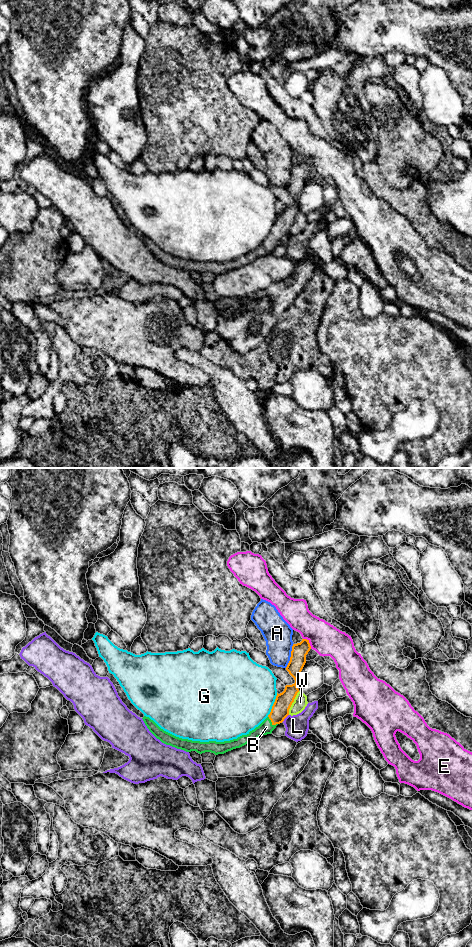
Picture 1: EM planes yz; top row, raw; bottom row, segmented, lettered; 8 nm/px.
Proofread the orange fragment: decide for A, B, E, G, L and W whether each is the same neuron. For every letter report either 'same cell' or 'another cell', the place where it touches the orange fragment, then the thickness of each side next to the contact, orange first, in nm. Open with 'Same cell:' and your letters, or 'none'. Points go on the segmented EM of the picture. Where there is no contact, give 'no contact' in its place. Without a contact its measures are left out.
Same cell: B
A: another cell; contact yz (291, 655); calibres 130 and 220 nm
B: same cell; contact yz (271, 721); calibres 140 and 110 nm
E: another cell; contact yz (308, 642); calibres 130 and 240 nm
G: another cell; contact yz (273, 705); calibres 140 and 480 nm
L: another cell; contact yz (285, 717); calibres 140 and 190 nm
W: another cell; contact yz (292, 702); calibres 140 and 110 nm

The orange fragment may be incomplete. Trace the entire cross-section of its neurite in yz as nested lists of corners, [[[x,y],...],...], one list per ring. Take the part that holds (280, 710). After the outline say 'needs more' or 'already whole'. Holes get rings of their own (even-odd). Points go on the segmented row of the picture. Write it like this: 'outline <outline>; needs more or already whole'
outline [[[302,639],[300,643],[293,644],[290,661],[286,667],[286,670],[294,678],[295,683],[292,685],[286,685],[282,693],[277,693],[275,702],[268,717],[247,735],[242,735],[237,739],[224,742],[192,741],[176,737],[164,731],[149,717],[144,716],[142,719],[149,731],[162,743],[177,749],[184,750],[186,752],[196,751],[199,754],[211,752],[215,755],[218,755],[224,754],[236,748],[240,748],[247,743],[254,741],[258,737],[271,734],[276,726],[282,723],[284,719],[289,715],[289,709],[294,702],[297,693],[299,692],[297,687],[297,678],[306,663],[306,655],[310,649],[311,646],[309,640],[307,639]]]; needs more

